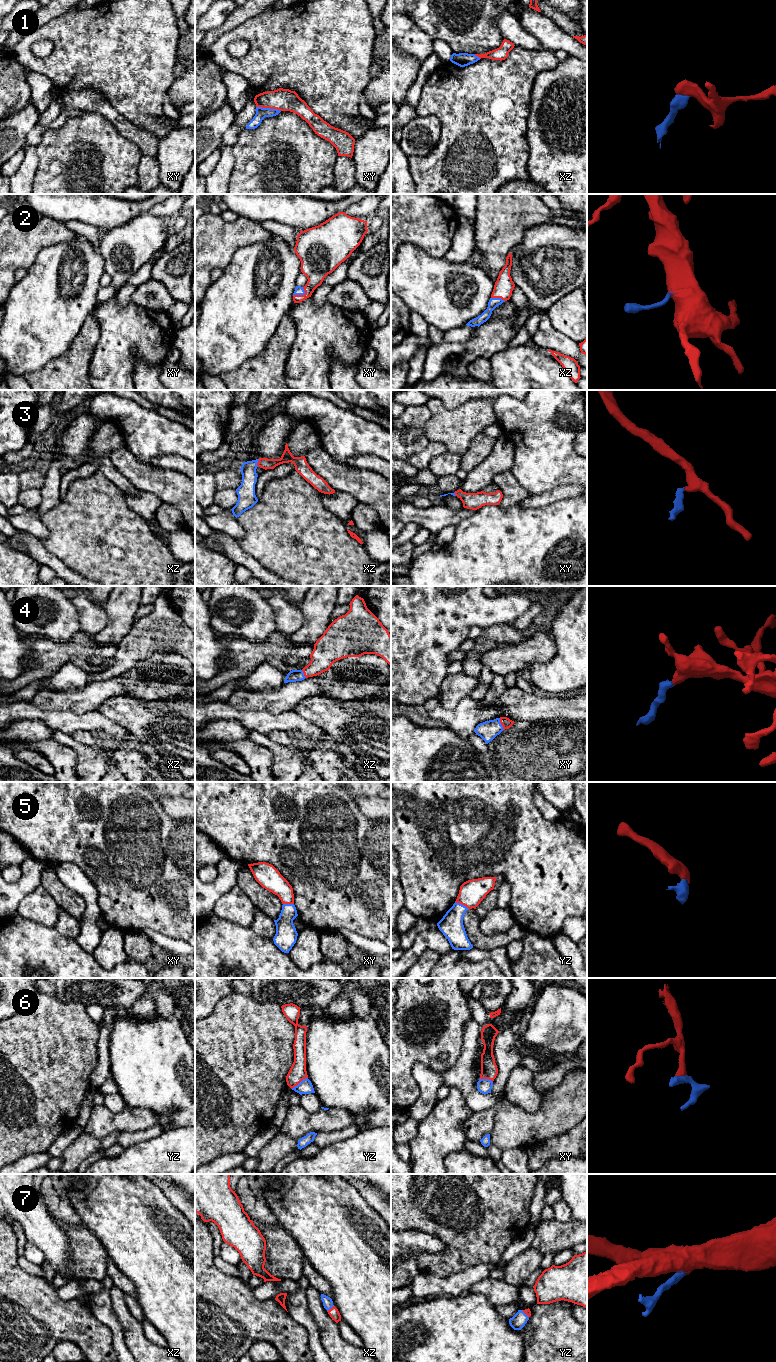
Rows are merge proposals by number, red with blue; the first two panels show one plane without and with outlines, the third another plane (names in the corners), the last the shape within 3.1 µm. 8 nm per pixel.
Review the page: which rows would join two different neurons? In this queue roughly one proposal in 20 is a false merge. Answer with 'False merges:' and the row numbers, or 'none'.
False merges: 1, 6

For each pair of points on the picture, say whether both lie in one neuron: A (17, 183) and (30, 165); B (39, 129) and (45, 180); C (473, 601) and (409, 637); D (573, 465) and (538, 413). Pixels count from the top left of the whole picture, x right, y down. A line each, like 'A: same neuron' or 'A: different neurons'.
A: same neuron
B: different neurons
C: same neuron
D: same neuron

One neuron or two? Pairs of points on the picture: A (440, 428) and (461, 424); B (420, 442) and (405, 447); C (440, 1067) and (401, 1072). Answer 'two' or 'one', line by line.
A: one
B: one
C: one

